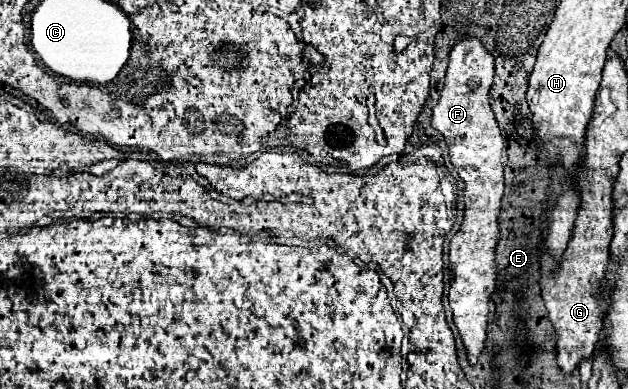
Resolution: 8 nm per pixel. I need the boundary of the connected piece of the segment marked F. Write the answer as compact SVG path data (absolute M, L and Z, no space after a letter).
M465 38L459 44L453 46L449 54L449 66L445 74L445 84L441 90L439 102L433 106L431 124L445 136L445 142L449 146L451 164L459 172L459 176L465 180L465 216L459 232L453 236L449 244L449 268L451 268L451 286L449 286L449 304L453 310L453 320L459 328L459 334L463 338L463 344L469 354L469 362L475 364L477 356L483 350L485 334L487 334L487 318L489 318L489 298L495 292L495 280L497 280L497 262L495 262L495 246L499 242L499 214L501 214L501 200L503 200L503 164L501 164L501 152L503 152L503 136L497 126L495 114L489 106L489 88L493 84L495 76L495 60L479 42L479 38Z

